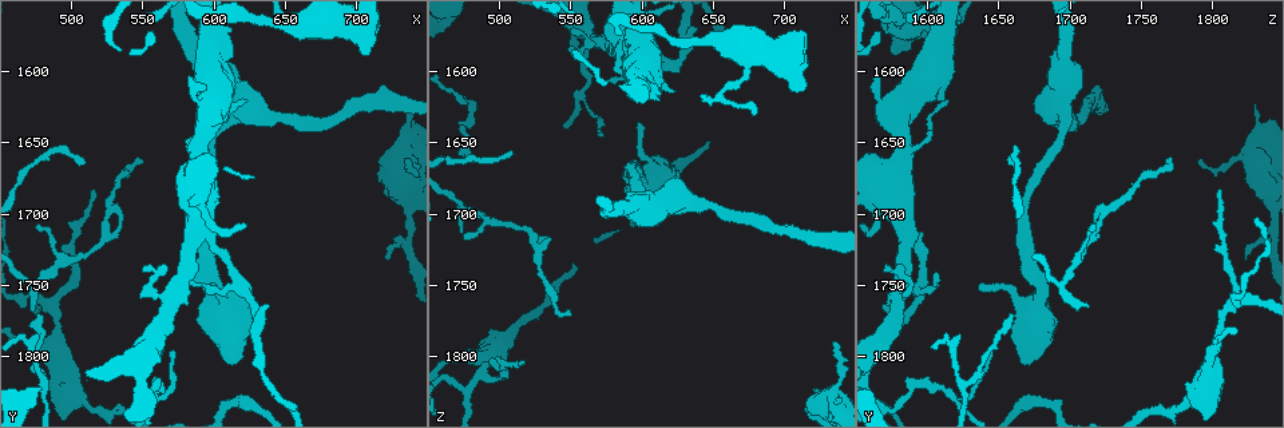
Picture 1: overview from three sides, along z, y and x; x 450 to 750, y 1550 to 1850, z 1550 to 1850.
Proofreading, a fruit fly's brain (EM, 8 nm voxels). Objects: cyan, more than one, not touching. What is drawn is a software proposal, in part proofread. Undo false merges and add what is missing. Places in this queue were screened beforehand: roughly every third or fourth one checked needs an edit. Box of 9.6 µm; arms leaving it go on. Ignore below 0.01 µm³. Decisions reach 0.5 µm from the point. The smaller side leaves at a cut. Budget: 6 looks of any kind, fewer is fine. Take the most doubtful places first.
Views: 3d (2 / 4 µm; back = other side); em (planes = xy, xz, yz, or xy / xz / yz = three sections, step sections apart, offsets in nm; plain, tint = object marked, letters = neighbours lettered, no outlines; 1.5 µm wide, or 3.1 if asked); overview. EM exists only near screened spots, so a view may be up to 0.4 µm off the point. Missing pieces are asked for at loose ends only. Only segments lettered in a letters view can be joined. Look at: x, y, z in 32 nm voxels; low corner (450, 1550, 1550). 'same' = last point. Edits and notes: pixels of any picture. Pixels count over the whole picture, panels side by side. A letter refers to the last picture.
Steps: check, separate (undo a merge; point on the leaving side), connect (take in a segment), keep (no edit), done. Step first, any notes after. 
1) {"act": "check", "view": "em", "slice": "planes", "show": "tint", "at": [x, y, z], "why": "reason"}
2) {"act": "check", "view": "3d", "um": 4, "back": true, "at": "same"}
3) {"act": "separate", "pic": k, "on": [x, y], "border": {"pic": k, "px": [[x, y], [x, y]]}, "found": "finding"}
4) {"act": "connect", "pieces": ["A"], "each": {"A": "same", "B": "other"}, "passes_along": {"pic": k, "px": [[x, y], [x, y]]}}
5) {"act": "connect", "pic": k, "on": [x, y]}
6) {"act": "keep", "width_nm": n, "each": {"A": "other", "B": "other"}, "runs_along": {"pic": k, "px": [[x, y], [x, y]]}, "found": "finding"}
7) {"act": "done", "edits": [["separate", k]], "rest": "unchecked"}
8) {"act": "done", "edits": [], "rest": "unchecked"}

{"act": "check", "view": "3d", "um": 4, "at": [572, 1794, 1646], "why": "thin end"}

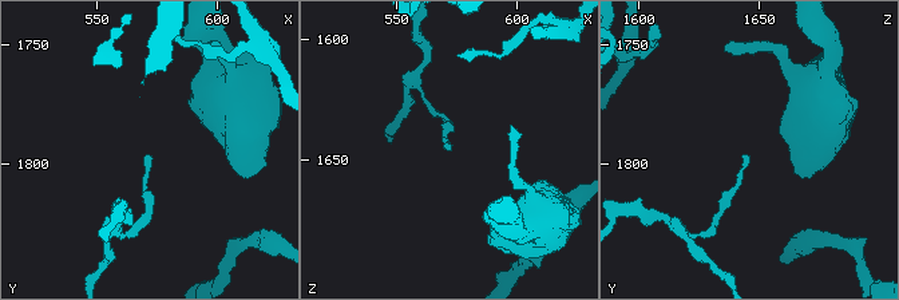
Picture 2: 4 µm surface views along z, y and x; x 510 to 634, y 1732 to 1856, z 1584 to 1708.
{"act": "check", "view": "em", "slice": "planes", "show": "plain", "at": [571, 1796, 1646], "why": "shape alone is not enough"}

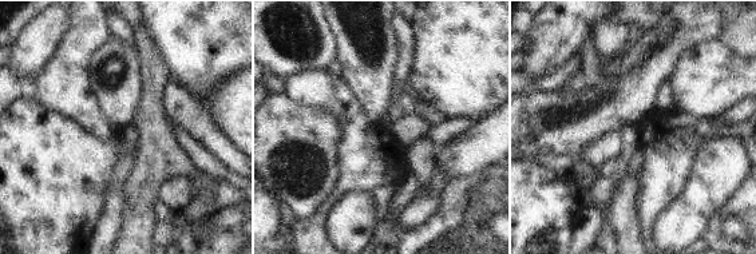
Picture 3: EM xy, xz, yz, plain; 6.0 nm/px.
{"act": "check", "view": "em", "slice": "planes", "show": "letters", "at": "same", "why": "see the neighbours"}

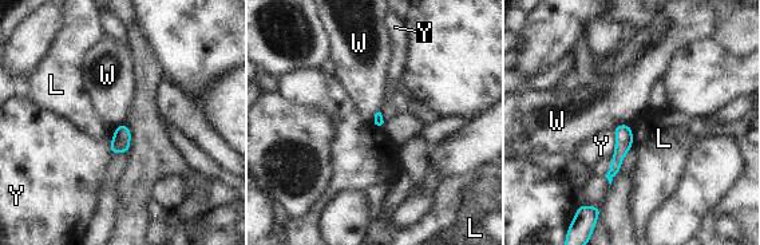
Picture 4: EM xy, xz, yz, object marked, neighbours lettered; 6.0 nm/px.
{"act": "keep", "each": {"L": "other", "W": "other", "Y": "other"}, "border": {"pic": 4, "px": [[629, 125], [633, 145]]}, "found": "none of them fits"}

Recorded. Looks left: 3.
{"act": "check", "view": "em", "slice": "planes", "show": "letters", "at": [476, 1764, 1712], "why": "free end"}

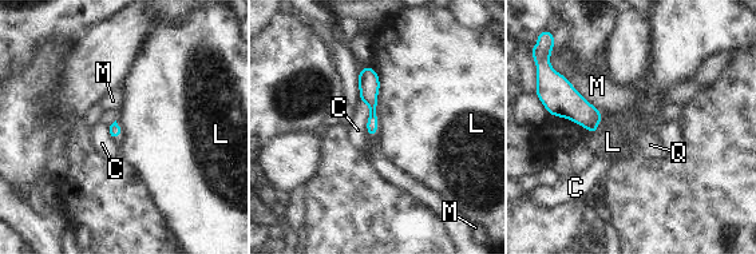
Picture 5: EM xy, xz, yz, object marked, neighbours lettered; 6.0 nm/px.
{"act": "connect", "pieces": ["Q"], "each": {"C": "other", "L": "other", "M": "other", "Q": "same"}, "found": "it goes on there"}

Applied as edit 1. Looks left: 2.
{"act": "check", "view": "em", "slice": "planes", "show": "letters", "at": [550, 1740, 1570], "why": "free end"}

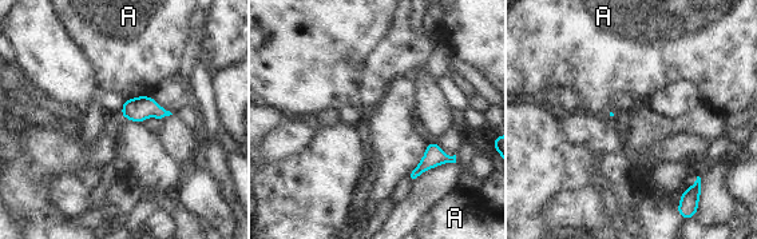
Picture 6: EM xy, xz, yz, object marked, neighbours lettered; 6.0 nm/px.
{"act": "keep", "each": {"A": "other"}, "border": {"pic": 6, "px": [[141, 95], [125, 100]]}, "found": "no lettered segment goes on from it"}

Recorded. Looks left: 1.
{"act": "done", "edits": [["connect", 5]], "rest": "unchecked"}

